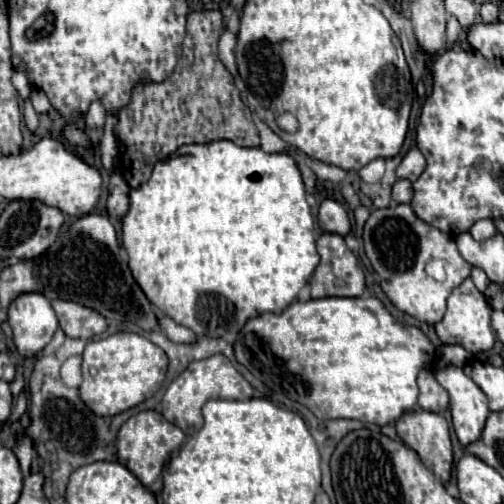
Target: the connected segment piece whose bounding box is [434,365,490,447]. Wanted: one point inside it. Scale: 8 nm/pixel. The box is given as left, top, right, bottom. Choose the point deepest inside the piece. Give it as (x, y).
(469, 407)

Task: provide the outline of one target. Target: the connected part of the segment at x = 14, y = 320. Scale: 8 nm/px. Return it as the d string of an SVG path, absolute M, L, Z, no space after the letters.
M22 293L8 307L8 323L14 331L14 343L22 357L36 355L48 345L58 321L50 301L42 293Z

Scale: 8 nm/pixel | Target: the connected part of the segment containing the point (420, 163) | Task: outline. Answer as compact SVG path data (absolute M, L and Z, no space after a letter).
M410 149L410 151L404 155L402 163L398 165L396 175L398 175L400 179L416 181L416 179L420 177L420 173L424 171L424 167L426 167L426 159L424 159L424 155L422 155L418 149Z

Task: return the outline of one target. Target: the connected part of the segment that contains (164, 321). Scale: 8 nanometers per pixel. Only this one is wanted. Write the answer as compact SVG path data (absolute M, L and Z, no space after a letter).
M158 315L158 325L160 325L160 331L174 343L192 343L196 339L196 335L188 329L188 327L182 327L178 323L174 323L170 317L166 315Z

